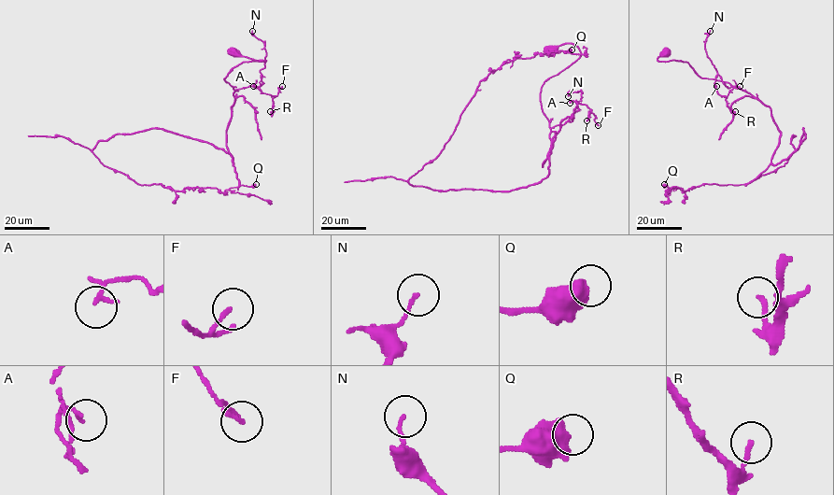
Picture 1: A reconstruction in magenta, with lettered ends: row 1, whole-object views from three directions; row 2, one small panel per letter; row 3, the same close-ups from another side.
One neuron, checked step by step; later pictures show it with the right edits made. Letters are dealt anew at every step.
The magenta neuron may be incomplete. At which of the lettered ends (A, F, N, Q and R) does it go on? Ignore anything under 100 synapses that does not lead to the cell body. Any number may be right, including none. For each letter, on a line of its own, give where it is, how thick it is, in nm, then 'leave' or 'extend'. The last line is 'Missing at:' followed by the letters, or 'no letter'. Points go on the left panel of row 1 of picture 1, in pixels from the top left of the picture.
A: place (253, 86); calibre 100 nm; leave
F: place (282, 86); calibre 120 nm; leave
N: place (252, 31); calibre 110 nm; leave
Q: place (256, 184); calibre 650 nm; leave
R: place (270, 111); calibre 160 nm; leave
Missing at: no letter

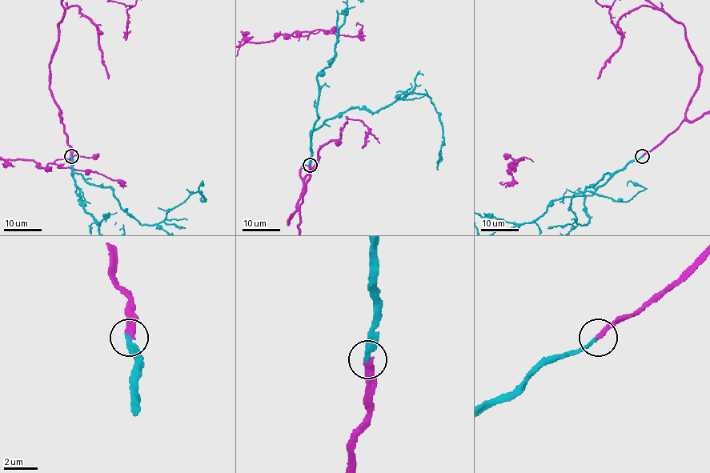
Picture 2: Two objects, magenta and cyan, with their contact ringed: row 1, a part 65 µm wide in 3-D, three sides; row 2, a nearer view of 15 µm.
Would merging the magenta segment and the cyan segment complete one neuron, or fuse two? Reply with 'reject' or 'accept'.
accept

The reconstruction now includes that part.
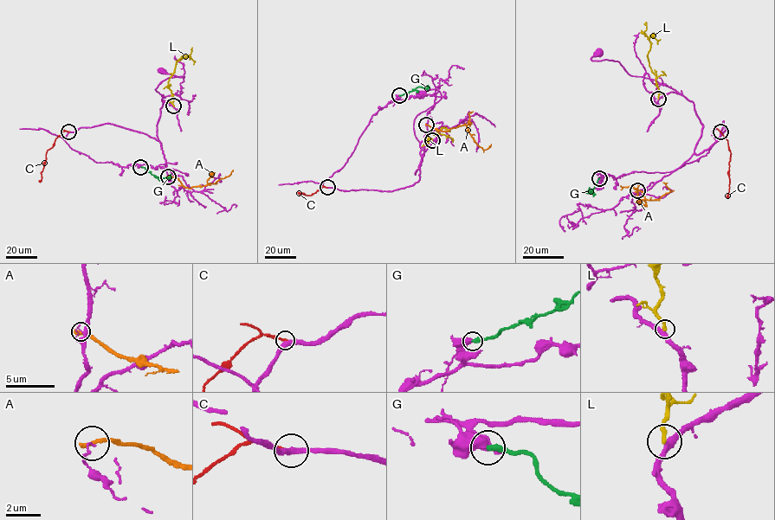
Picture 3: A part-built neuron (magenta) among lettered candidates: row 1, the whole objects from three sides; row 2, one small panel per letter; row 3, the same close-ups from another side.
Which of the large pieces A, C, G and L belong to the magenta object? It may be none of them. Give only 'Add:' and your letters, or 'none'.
Add: G

